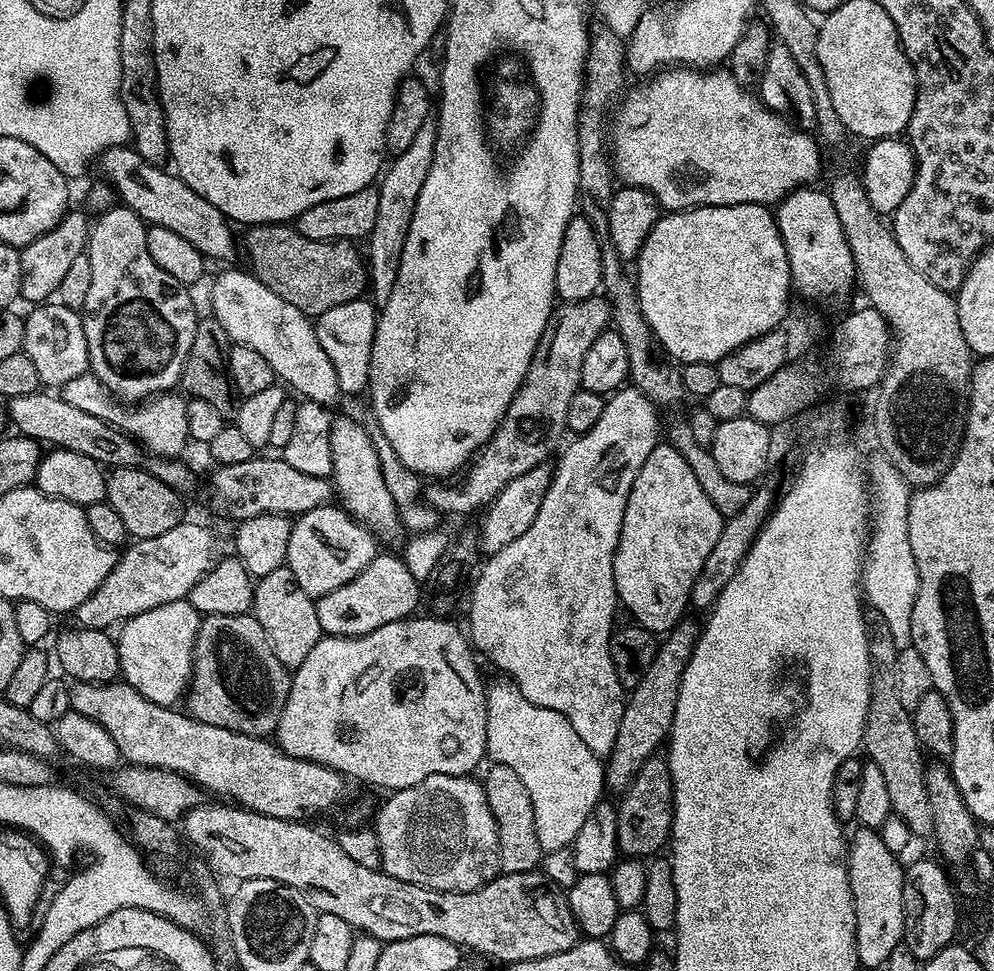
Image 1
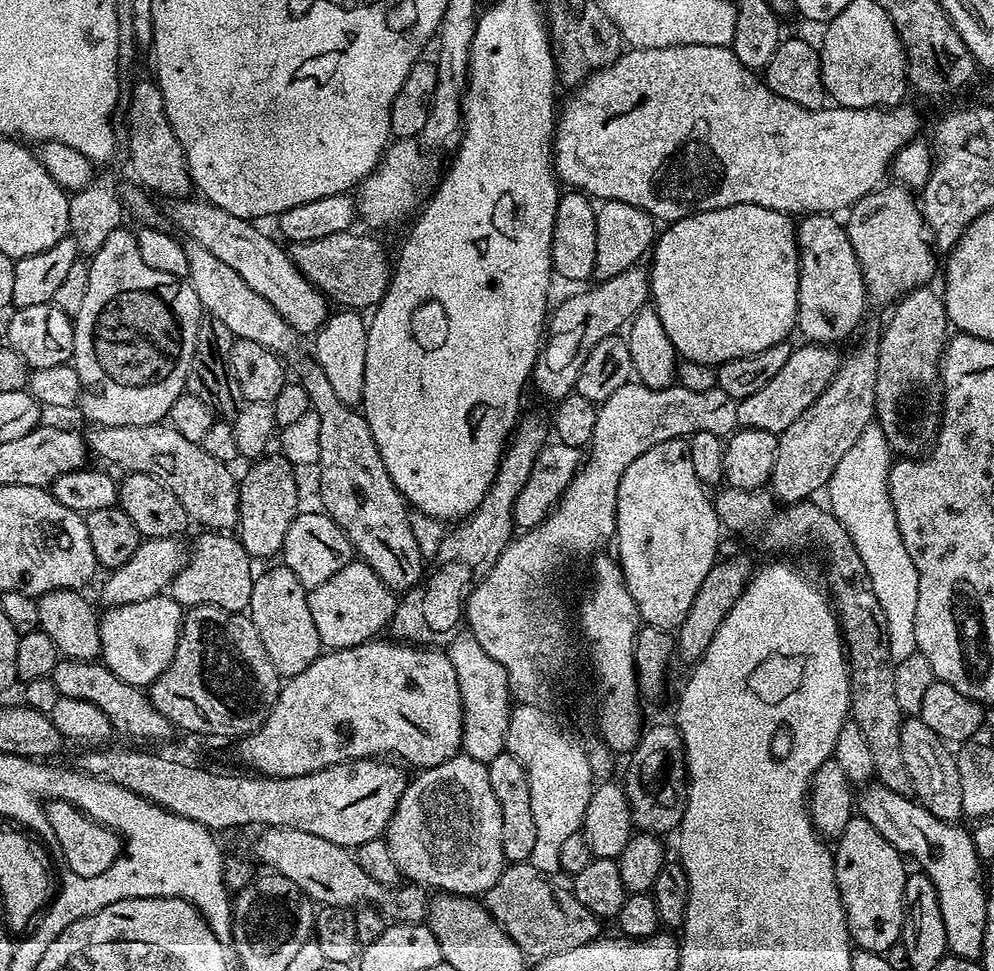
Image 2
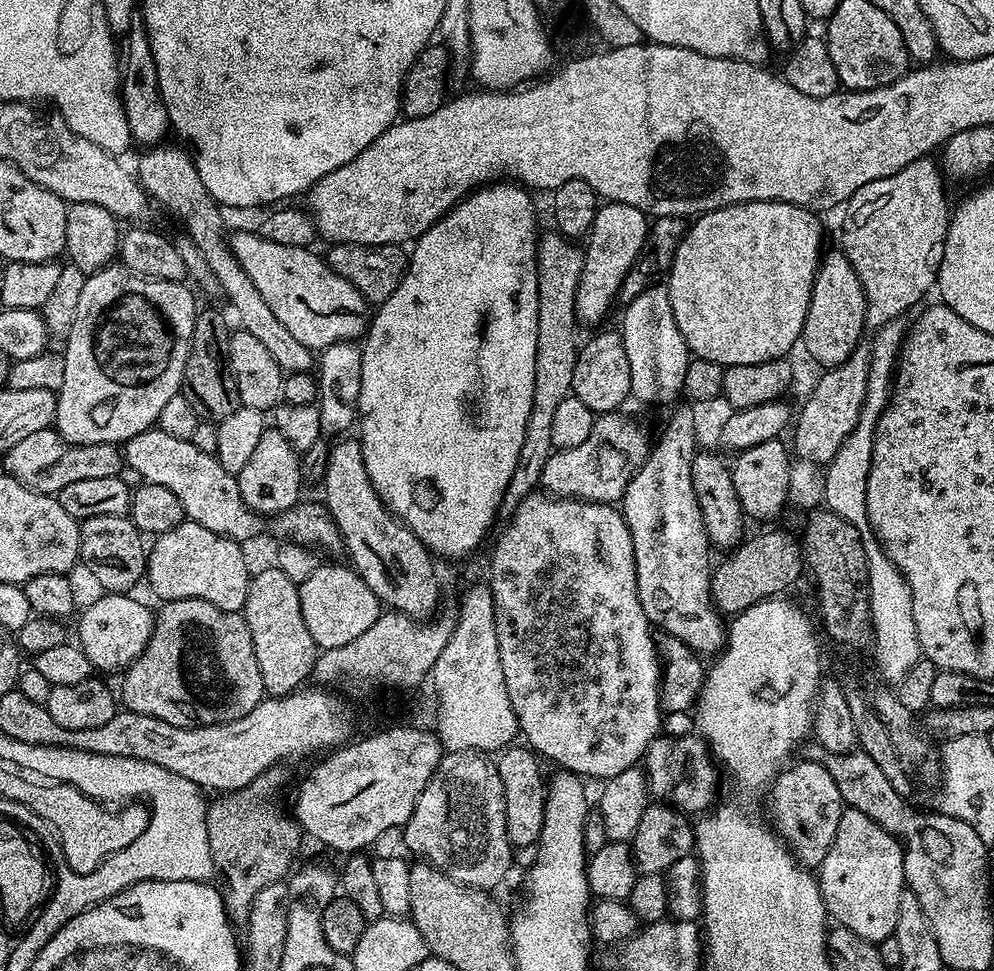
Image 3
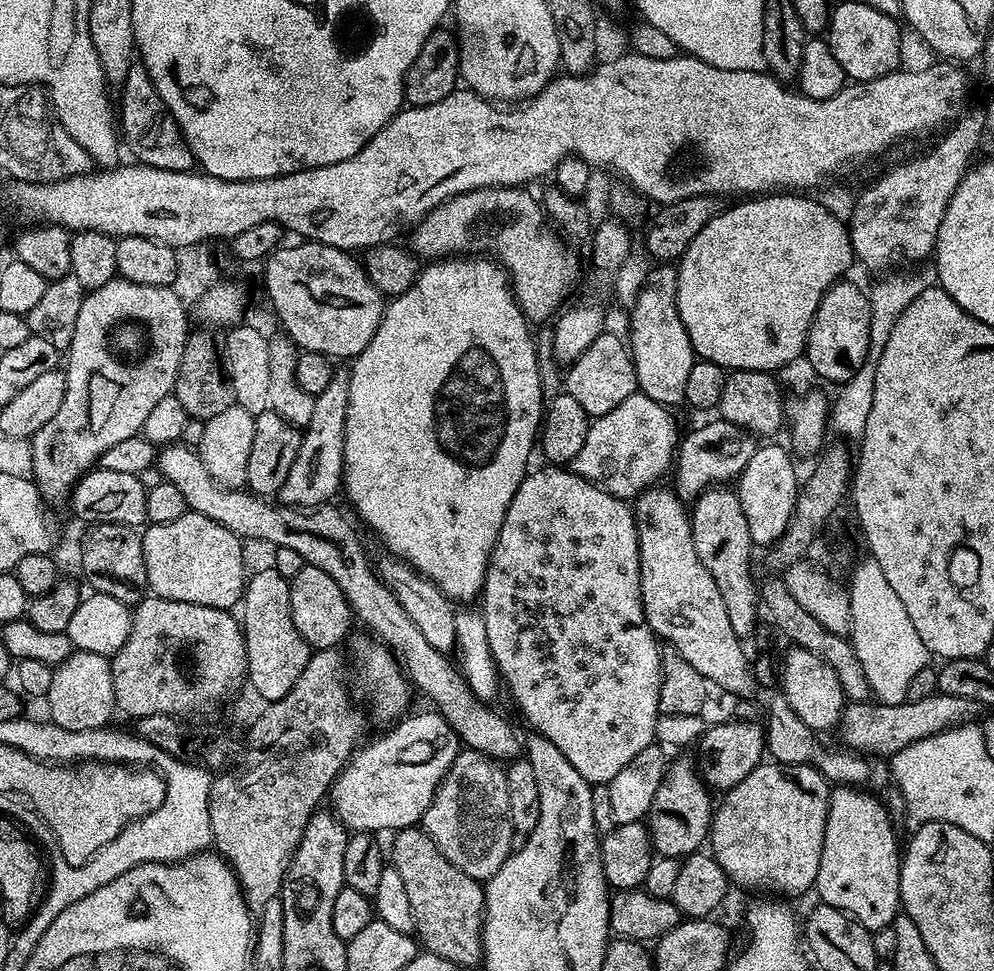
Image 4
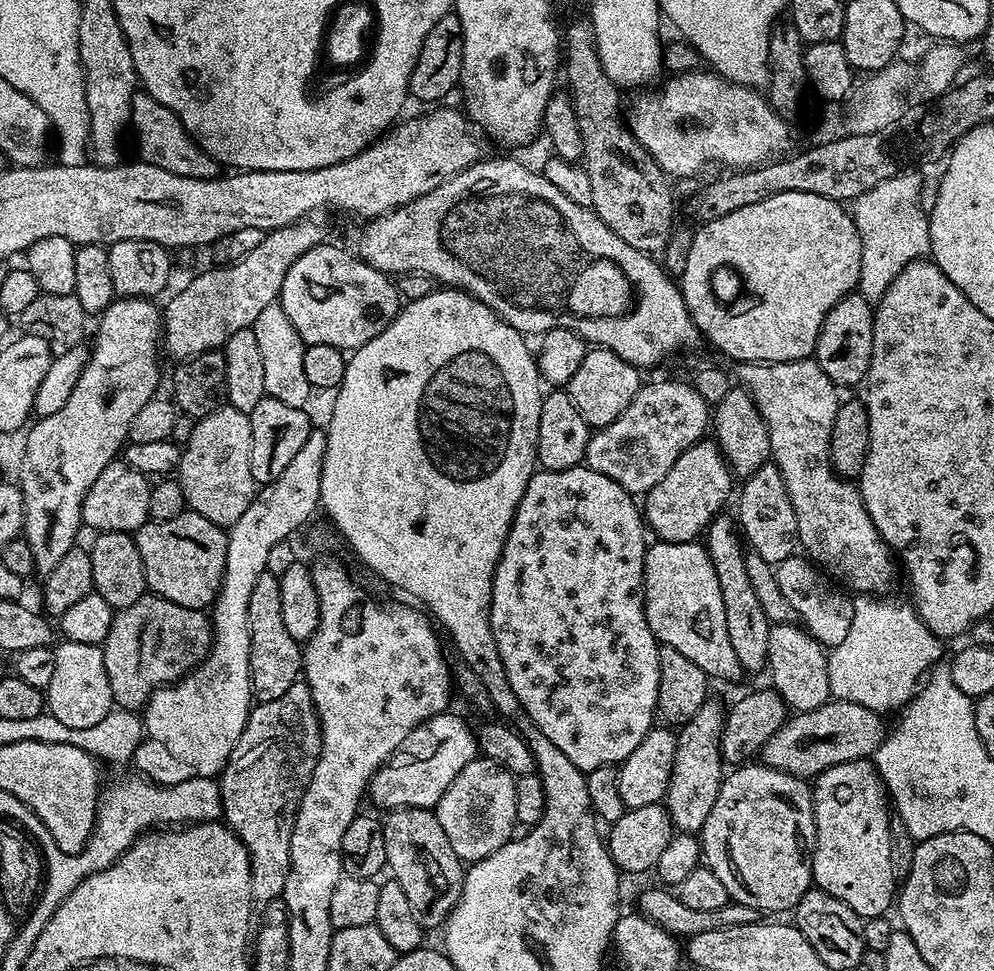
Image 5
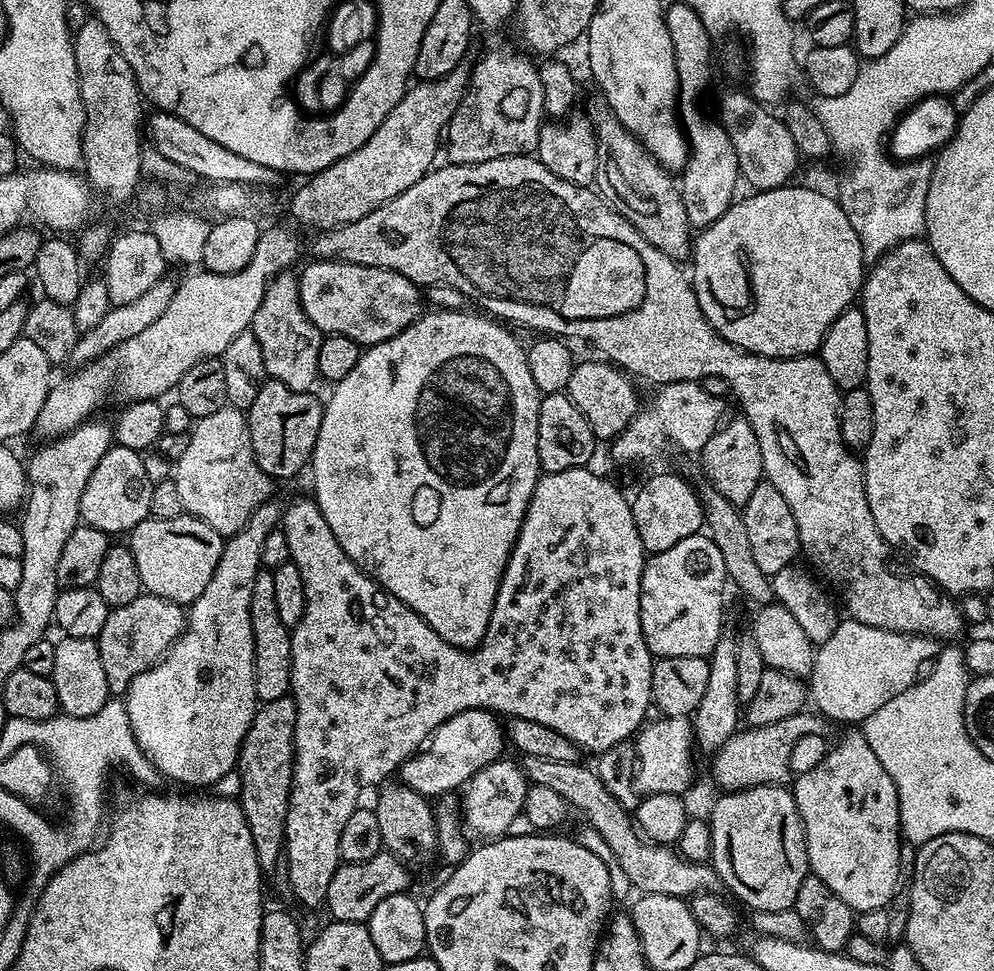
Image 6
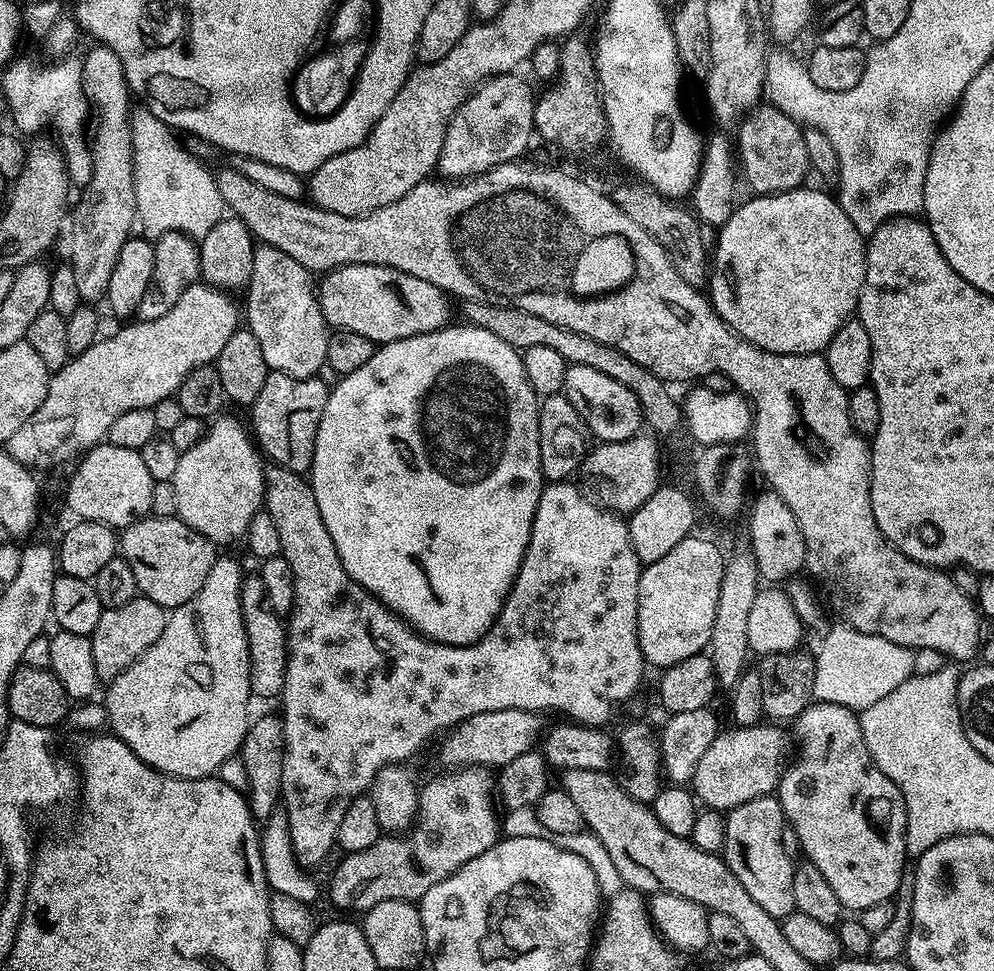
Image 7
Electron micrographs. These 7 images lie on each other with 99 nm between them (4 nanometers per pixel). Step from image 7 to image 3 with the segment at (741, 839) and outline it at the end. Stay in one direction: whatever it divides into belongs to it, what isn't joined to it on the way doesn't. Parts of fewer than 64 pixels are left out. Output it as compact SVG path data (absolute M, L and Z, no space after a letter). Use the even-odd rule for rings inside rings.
M801 759L799 763L785 767L771 785L767 793L767 819L793 856L805 868L816 870L832 849L834 834L838 834L838 822L846 805L842 794L838 794L838 786L834 786L834 778L830 778L830 770L823 768L816 760Z

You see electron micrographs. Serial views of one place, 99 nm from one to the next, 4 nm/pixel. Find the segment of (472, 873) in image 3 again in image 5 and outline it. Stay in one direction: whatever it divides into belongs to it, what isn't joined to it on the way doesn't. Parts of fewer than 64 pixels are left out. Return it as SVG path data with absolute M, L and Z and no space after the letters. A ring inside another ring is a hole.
M477 758L462 766L434 809L438 822L442 822L442 830L446 830L446 838L450 838L450 846L454 846L454 854L458 854L460 861L485 860L505 843L506 837L517 824L515 789L516 777L498 766L498 762Z

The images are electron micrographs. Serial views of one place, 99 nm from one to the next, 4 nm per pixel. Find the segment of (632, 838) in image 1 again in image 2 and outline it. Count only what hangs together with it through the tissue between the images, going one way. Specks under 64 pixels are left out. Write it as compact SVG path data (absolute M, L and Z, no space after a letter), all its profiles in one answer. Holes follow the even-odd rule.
M656 724L649 732L647 729L627 757L628 773L622 779L622 787L628 799L633 825L642 832L675 833L688 802L684 740L680 737L680 729L668 724Z

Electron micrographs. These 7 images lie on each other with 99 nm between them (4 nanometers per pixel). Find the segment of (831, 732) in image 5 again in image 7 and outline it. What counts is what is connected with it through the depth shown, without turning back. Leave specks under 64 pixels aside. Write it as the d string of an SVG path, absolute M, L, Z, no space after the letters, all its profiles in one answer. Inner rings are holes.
M761 722L749 728L729 727L727 730L720 731L706 746L706 754L698 758L696 769L690 781L691 791L697 801L704 808L715 808L717 810L731 810L742 806L742 802L750 802L759 796L766 796L777 791L782 775L782 763L780 759L784 756L784 736L771 723Z

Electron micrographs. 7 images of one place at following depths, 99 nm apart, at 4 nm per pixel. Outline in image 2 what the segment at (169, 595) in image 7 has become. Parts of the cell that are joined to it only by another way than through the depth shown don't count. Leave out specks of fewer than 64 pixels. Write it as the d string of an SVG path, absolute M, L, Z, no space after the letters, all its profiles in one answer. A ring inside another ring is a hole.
M208 530L193 542L187 553L184 565L173 578L170 585L172 599L179 602L180 607L187 610L209 604L221 608L224 612L243 613L250 602L252 593L253 557L248 555L239 539L232 534L221 534L216 530Z

